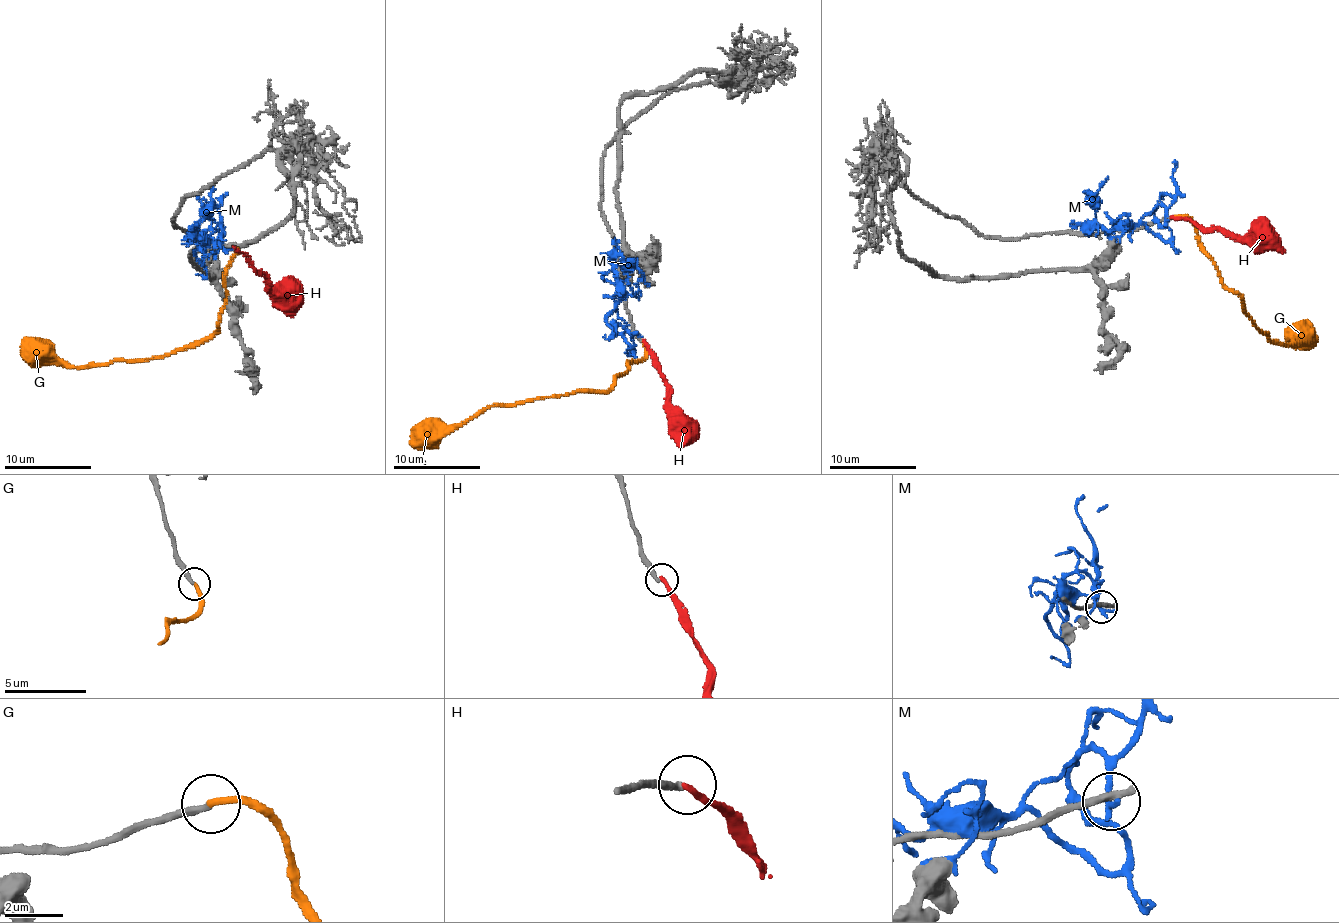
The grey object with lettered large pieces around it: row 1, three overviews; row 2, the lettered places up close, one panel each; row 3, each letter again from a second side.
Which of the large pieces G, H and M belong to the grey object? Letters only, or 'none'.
G

